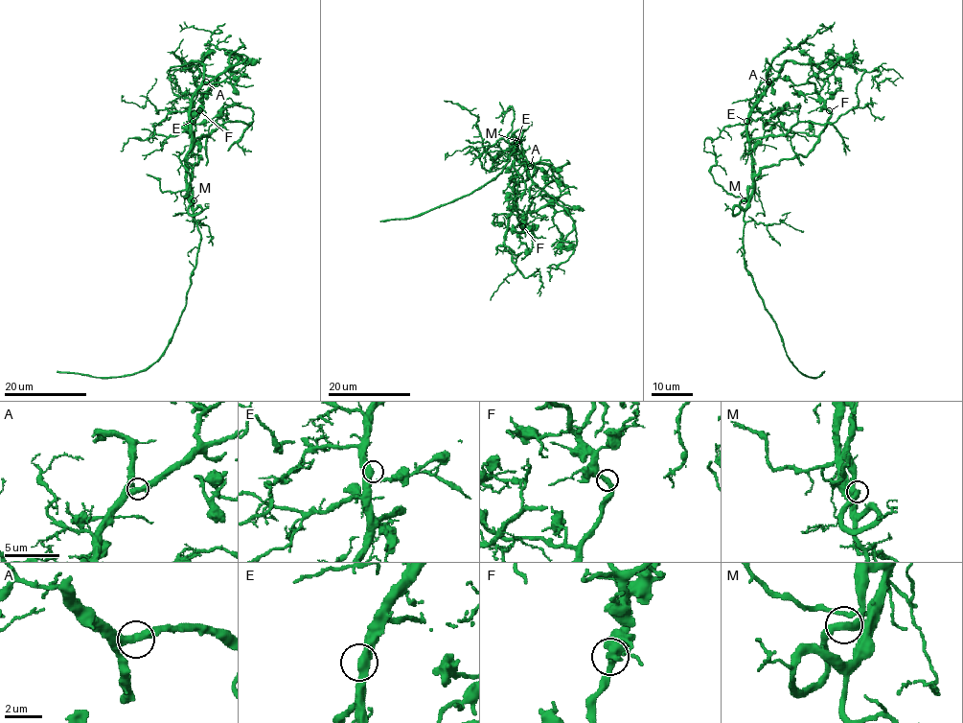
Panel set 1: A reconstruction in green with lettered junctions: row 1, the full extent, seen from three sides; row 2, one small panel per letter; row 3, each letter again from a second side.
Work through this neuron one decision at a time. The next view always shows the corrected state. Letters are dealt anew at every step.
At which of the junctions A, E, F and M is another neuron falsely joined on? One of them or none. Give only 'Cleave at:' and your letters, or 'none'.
Cleave at: none

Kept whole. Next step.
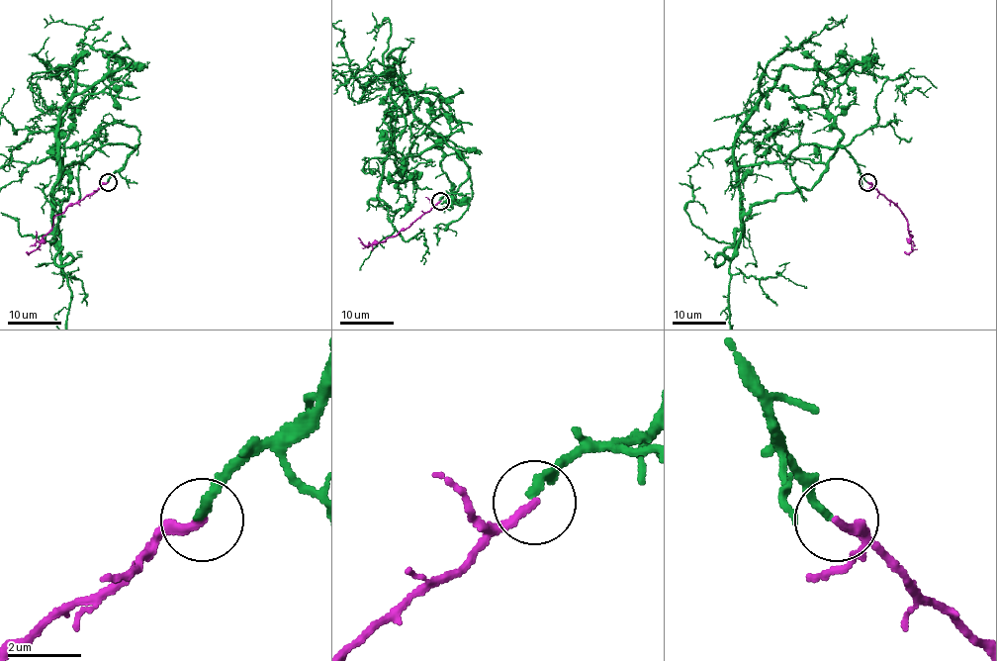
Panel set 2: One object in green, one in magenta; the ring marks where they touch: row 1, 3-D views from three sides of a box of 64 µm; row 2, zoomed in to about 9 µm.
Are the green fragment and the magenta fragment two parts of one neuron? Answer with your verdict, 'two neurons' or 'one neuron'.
two neurons

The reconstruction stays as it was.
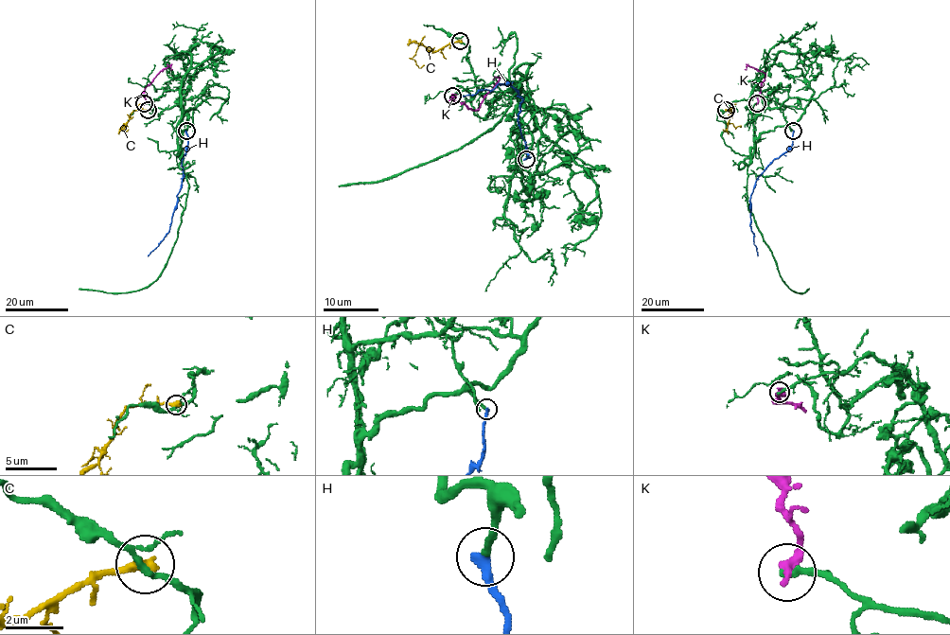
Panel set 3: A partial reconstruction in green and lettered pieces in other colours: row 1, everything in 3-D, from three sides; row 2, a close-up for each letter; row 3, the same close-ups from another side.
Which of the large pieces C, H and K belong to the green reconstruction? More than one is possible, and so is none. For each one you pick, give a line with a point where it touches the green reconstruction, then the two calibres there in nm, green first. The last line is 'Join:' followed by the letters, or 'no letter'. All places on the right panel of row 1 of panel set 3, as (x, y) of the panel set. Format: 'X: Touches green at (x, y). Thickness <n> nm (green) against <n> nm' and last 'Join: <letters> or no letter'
Join: no letter

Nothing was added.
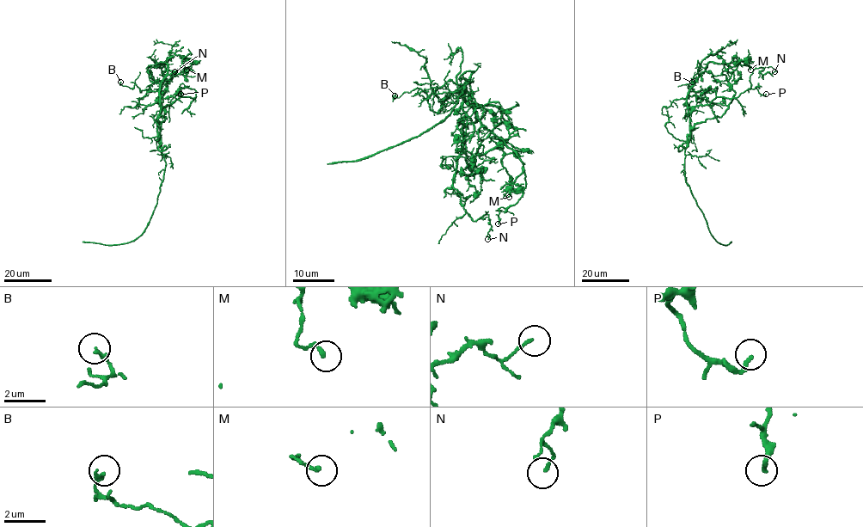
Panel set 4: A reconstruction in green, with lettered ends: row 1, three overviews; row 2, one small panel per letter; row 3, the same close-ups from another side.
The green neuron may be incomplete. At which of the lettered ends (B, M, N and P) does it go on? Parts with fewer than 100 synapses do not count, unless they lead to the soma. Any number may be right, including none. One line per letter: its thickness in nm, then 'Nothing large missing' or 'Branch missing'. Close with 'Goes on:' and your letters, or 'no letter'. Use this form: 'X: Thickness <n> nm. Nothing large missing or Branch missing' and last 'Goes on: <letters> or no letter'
B: Thickness 150 nm. Nothing large missing
M: Thickness 200 nm. Nothing large missing
N: Thickness 130 nm. Nothing large missing
P: Thickness 200 nm. Nothing large missing
Goes on: no letter

